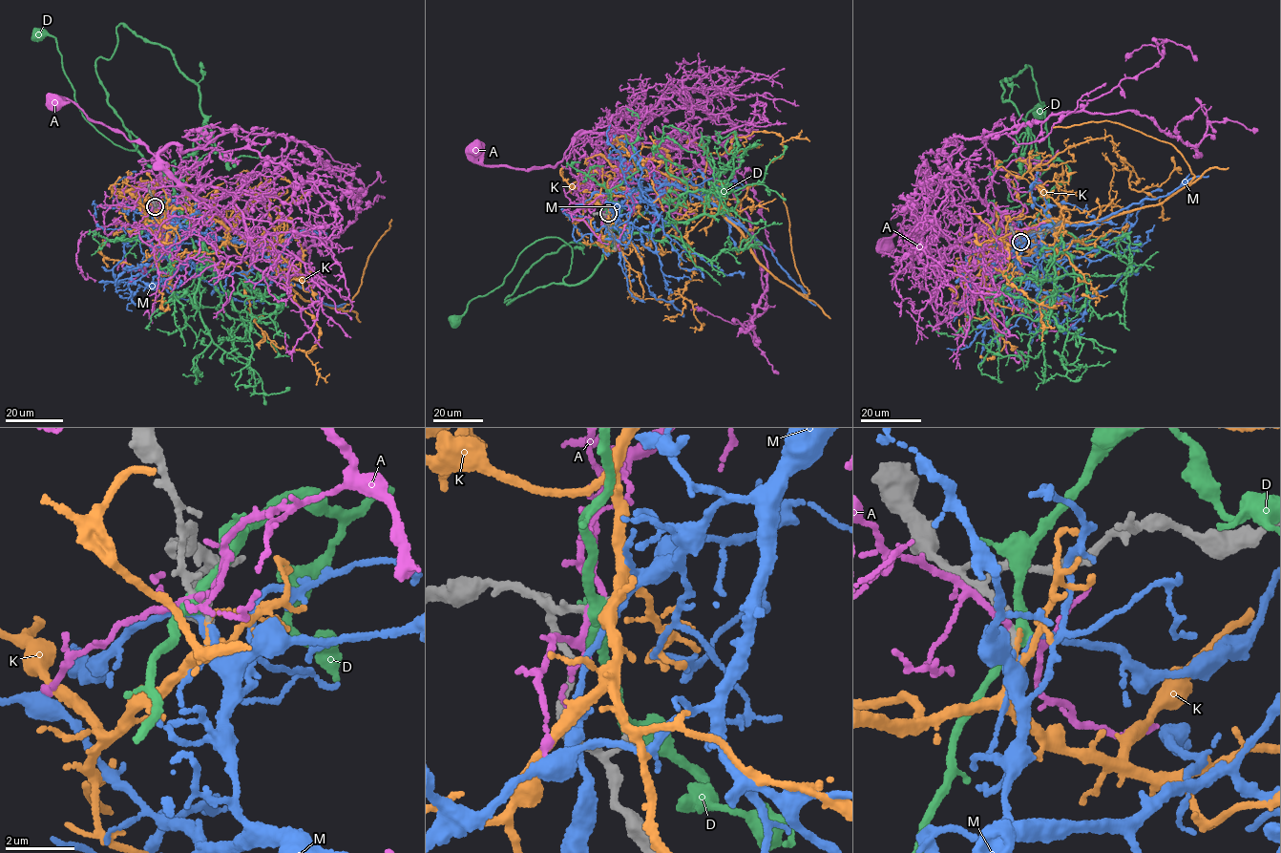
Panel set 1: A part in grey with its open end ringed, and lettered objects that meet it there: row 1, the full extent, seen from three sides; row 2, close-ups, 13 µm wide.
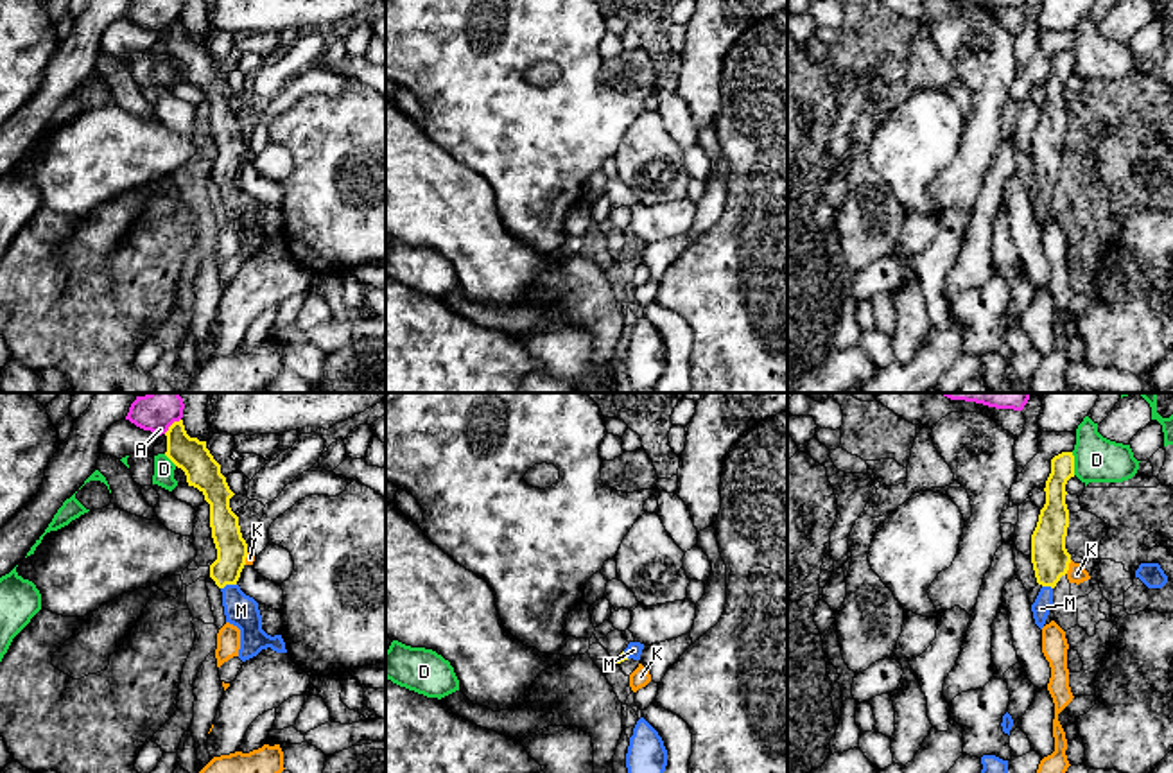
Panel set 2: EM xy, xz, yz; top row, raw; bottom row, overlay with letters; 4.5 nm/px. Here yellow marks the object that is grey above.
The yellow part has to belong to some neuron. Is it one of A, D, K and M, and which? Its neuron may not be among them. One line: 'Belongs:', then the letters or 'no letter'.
Belongs: M

